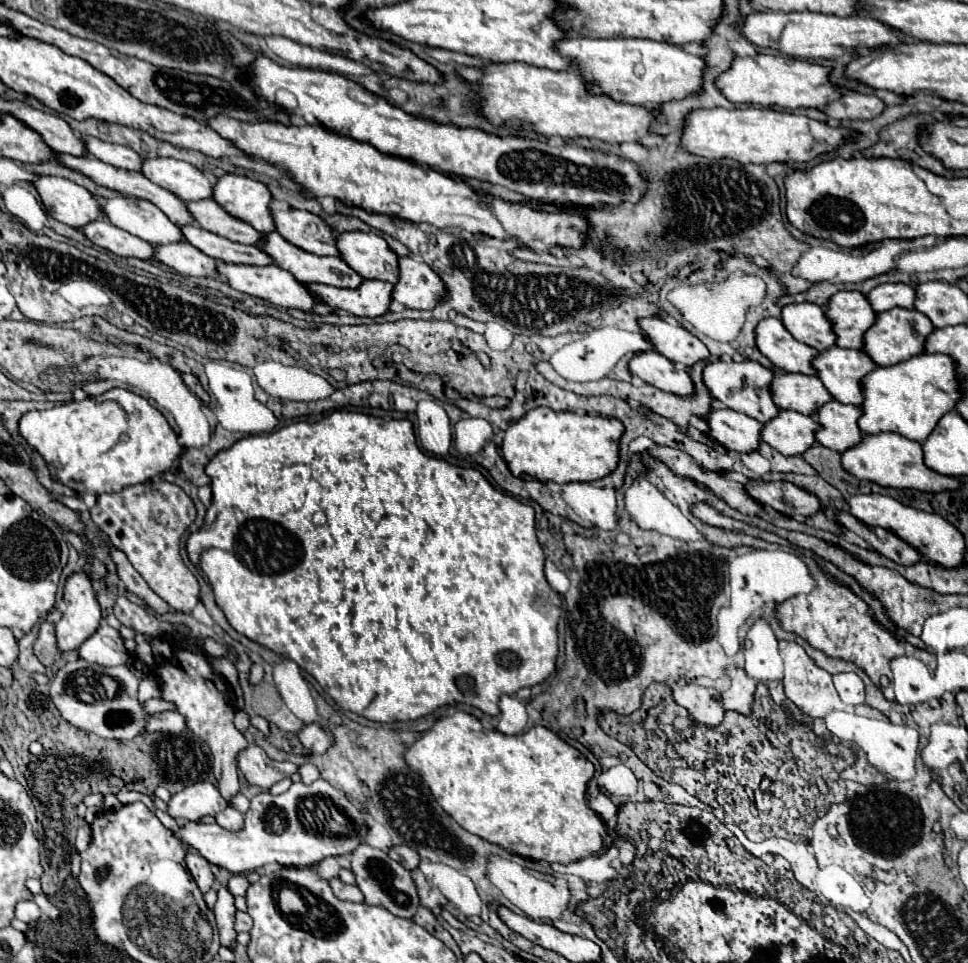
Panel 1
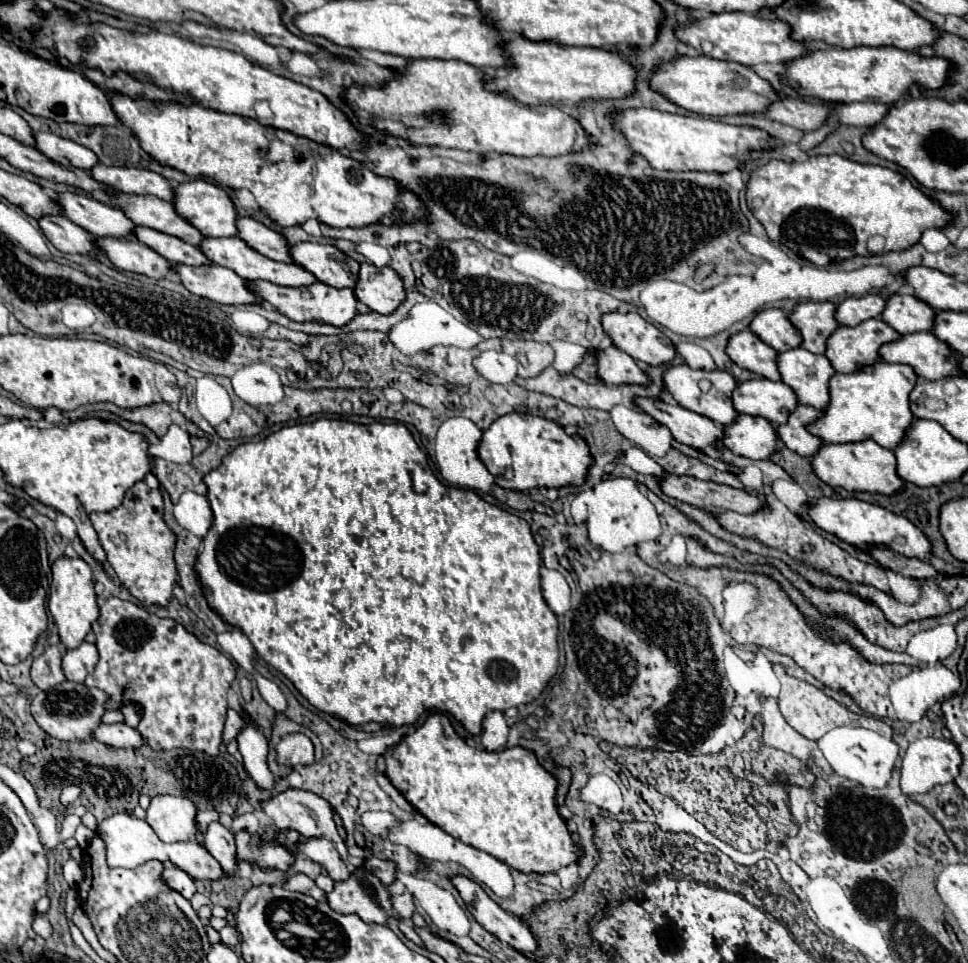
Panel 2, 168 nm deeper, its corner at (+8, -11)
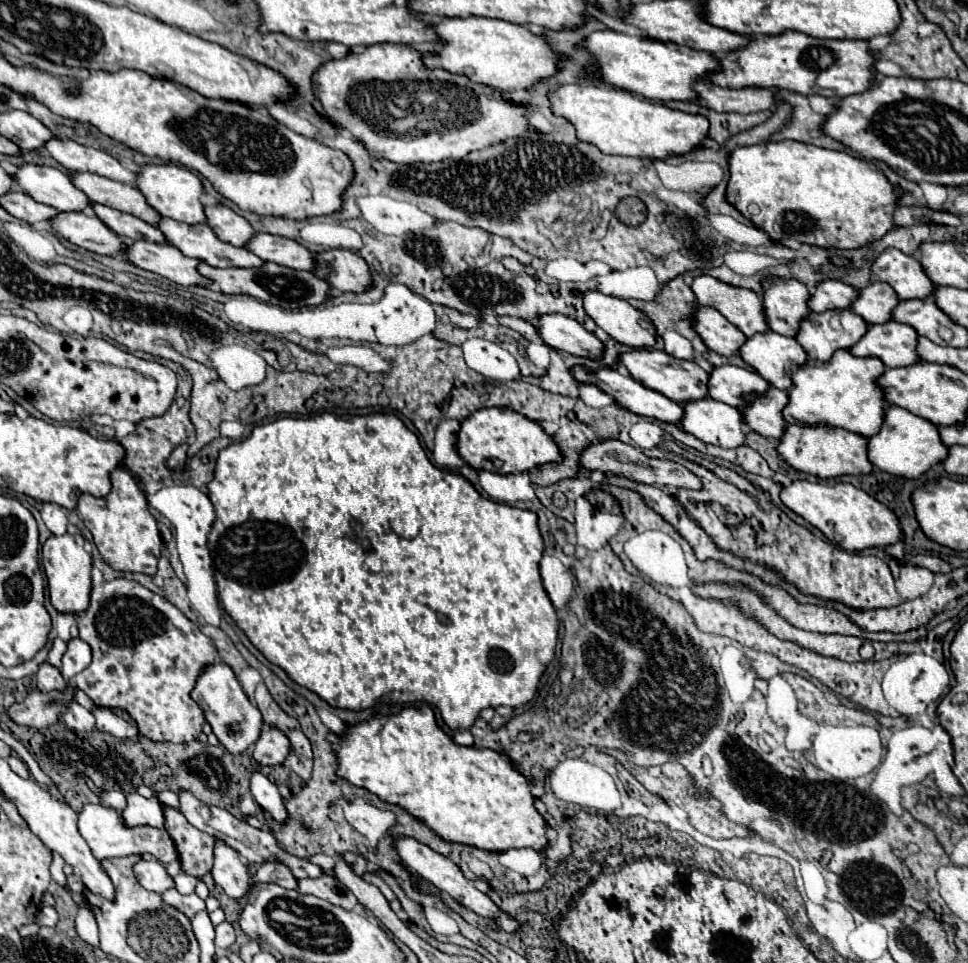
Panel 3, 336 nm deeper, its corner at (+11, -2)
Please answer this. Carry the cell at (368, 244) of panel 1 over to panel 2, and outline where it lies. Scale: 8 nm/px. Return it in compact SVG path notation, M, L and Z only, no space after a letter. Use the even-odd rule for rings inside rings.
M299 242L291 246L291 254L295 264L313 272L317 280L327 286L351 288L351 284L355 284L359 264L331 244Z

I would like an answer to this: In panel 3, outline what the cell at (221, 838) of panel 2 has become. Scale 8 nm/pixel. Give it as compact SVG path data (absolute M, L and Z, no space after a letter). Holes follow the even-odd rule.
M216 841L212 877L232 899L244 899L252 885L246 863L238 851L228 847L224 841Z

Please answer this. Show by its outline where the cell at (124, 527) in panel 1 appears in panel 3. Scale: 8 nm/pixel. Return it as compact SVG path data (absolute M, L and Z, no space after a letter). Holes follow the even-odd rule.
M114 469L110 481L112 489L108 495L80 495L76 509L94 535L94 543L106 563L110 563L118 571L140 571L146 575L154 575L162 549L162 537L158 531L158 523L148 509L146 497L140 491L138 481L126 469Z

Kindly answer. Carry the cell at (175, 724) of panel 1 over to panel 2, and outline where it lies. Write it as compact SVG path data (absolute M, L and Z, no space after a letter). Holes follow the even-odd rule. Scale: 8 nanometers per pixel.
M123 722L121 724L101 724L93 736L99 742L115 746L115 748L141 748L143 746L143 736L139 734L139 730Z

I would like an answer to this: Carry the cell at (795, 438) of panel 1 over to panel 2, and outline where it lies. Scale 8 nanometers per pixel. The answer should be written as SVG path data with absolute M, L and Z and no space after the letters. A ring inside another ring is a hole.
M739 414L735 424L725 426L723 448L751 460L767 460L771 452L779 452L779 436L775 436L775 426L769 420Z

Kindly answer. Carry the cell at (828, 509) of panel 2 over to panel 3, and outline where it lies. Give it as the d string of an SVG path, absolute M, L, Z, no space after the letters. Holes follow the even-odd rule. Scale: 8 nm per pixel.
M792 481L790 485L782 487L780 499L796 515L804 517L810 525L820 529L828 541L846 551L862 551L866 547L884 547L902 541L896 515L892 515L892 511L888 511L888 507L884 507L880 501L872 499L868 493L856 489L850 483Z

